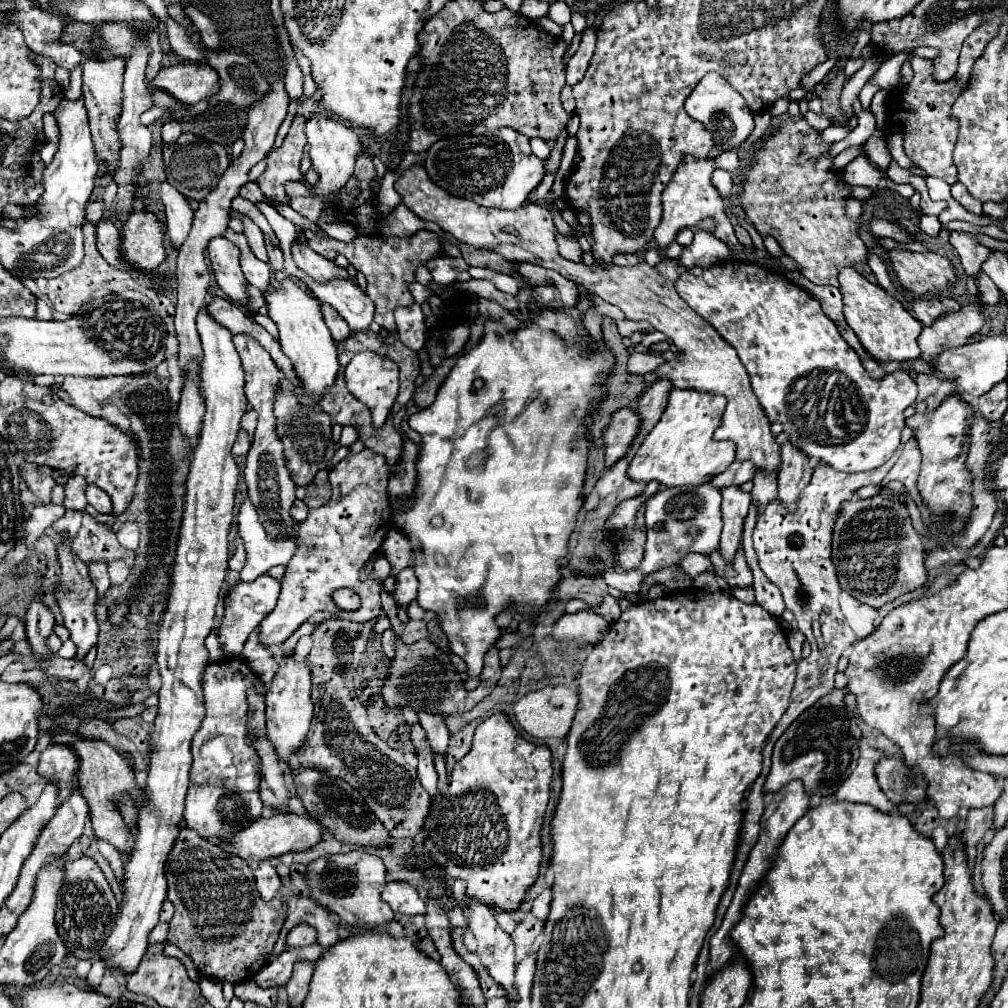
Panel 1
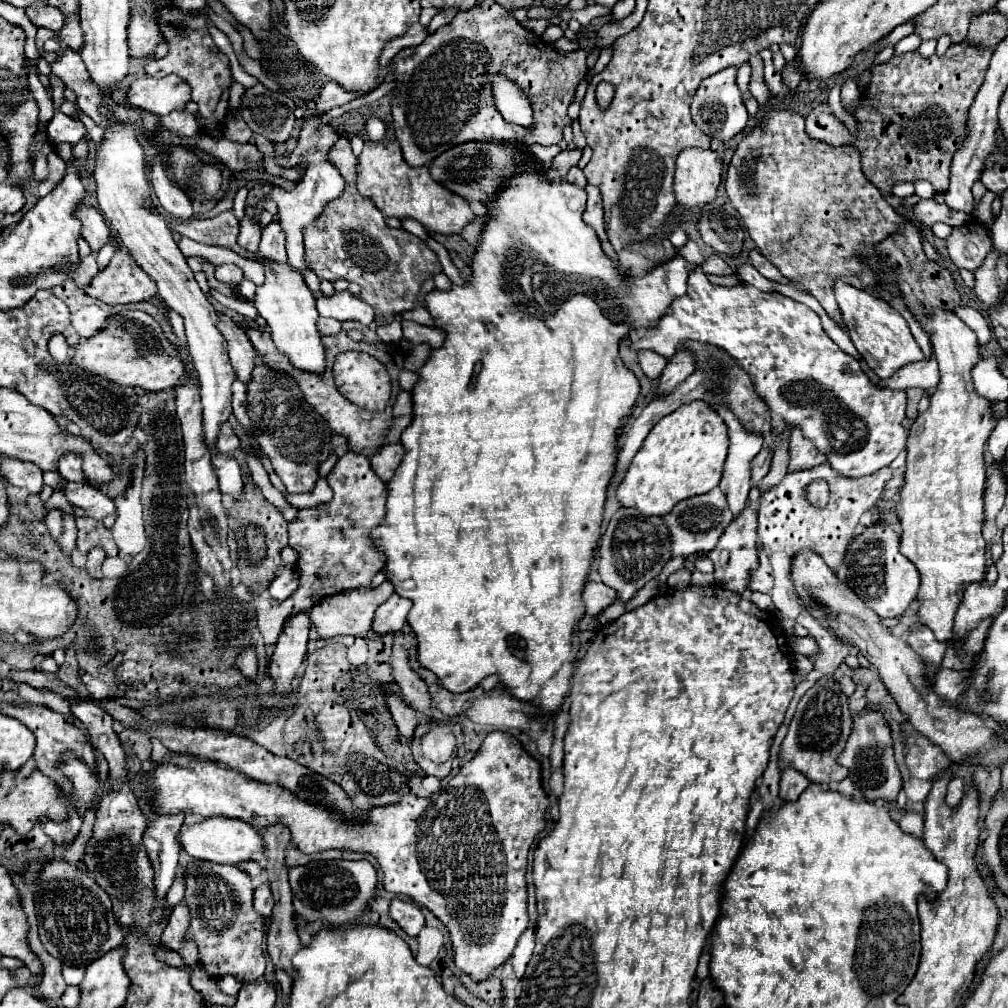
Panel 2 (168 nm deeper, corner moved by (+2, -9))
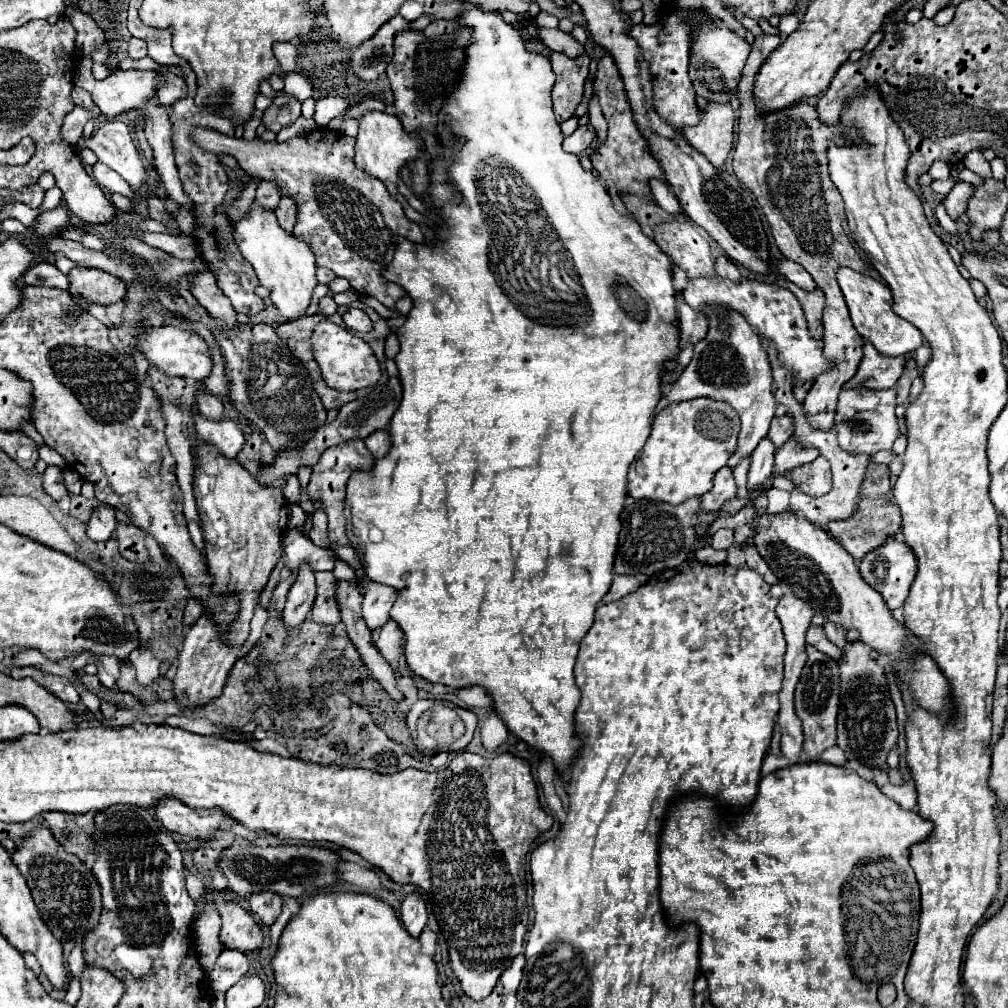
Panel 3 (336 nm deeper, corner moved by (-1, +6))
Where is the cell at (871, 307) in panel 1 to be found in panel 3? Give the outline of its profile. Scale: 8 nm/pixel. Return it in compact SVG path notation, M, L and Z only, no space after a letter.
M839 268L837 282L845 296L845 302L849 306L851 320L853 320L857 332L865 340L869 340L877 348L877 352L881 352L883 356L905 356L909 352L915 352L923 344L921 332L917 332L917 328L913 324L909 324L907 320L899 318L893 312L893 294L891 294L889 286L881 284L879 280L873 280L871 276L859 274L851 268Z

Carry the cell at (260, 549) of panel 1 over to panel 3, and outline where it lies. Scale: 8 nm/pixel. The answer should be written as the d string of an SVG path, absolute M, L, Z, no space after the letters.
M201 416L197 420L197 436L203 442L215 446L215 450L219 454L223 454L225 458L235 458L239 454L241 446L245 444L243 430L229 418L215 422L215 420Z

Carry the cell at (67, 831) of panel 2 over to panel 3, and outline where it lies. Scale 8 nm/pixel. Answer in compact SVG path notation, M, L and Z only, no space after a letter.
M43 814L55 840L83 862L89 854L89 834L93 834L93 814Z

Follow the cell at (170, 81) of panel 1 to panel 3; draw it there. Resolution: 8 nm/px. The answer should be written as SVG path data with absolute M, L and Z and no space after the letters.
M85 58L79 60L79 64L75 68L75 74L73 74L75 86L81 86L83 90L87 90L93 96L99 110L107 118L113 118L113 116L117 116L121 112L127 112L129 108L145 106L151 98L157 96L159 78L161 76L157 76L157 70L117 70L117 72L109 74L105 80L95 80L91 76L91 60L85 60Z

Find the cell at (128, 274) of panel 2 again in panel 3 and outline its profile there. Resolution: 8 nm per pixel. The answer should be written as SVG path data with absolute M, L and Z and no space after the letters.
M73 268L69 282L69 292L73 296L83 296L85 300L97 304L113 304L117 300L123 300L127 292L127 284L119 276L113 276L99 268Z

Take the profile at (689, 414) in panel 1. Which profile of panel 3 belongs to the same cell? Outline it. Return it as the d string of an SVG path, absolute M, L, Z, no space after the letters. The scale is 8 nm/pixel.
M693 398L677 404L667 404L655 414L651 434L641 454L637 456L635 468L629 468L627 476L629 496L661 500L669 504L681 504L691 496L703 496L707 488L713 486L715 472L725 466L725 460L731 456L733 448L737 448L737 434L739 434L737 412L733 412L733 408L727 402L717 402L713 398Z

